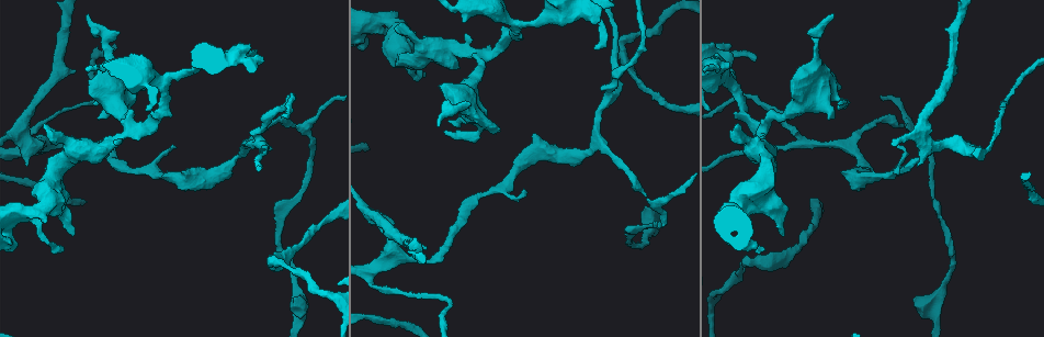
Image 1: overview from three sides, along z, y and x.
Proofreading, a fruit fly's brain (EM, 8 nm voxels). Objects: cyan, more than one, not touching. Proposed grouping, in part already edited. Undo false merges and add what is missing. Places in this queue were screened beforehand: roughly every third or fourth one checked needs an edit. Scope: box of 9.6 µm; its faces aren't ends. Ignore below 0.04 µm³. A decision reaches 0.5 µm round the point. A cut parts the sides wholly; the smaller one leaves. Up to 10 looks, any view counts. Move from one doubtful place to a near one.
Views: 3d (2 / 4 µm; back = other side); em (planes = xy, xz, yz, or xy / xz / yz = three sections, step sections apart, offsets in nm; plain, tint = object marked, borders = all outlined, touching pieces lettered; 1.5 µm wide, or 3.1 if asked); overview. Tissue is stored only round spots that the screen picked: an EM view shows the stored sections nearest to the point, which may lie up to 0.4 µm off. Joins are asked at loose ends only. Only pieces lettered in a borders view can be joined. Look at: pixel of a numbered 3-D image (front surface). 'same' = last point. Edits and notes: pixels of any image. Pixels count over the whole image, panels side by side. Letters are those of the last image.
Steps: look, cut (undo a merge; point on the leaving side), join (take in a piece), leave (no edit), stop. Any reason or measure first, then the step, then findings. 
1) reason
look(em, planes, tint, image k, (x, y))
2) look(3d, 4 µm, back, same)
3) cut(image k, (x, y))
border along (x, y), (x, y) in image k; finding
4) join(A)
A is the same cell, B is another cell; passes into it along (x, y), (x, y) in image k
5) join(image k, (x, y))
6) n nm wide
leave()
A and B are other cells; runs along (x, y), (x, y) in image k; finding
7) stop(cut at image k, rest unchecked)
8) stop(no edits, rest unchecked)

thick turns thin
look(em, xy, step 4, borders, image 1, (237, 50))

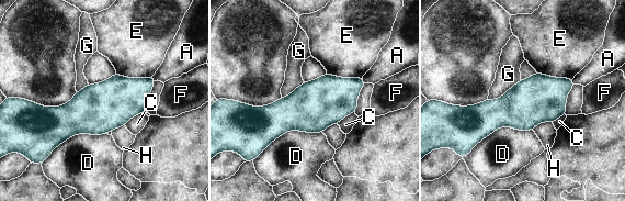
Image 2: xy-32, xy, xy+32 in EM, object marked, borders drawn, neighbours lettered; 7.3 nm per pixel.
leave()
A, C, D, E, F, G and H are other cells; border along (144, 112), (135, 114), (124, 125) in image 2; continuous, no second neuron

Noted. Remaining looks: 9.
free end
look(em, yz, step 8, borders, image 1, (738, 124))

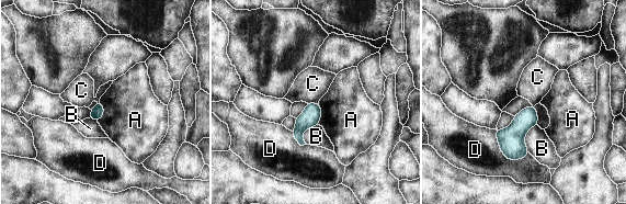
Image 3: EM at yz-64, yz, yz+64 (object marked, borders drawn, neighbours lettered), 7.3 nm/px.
leave()
A, B, C and D are other cells; border along (307, 102), (316, 102), (318, 104) in image 3; no lettered piece goes on from it

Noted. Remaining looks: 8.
branch stops here
look(em, xy, step 4, plain, image 1, (378, 210))

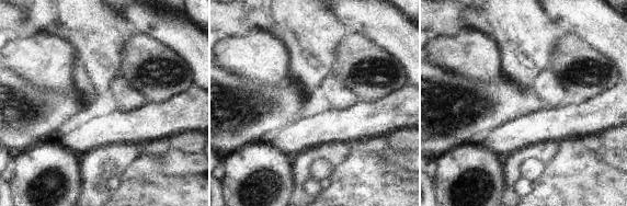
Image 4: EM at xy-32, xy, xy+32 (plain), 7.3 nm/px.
what lies round it
look(em, xy, step 4, borders, same)

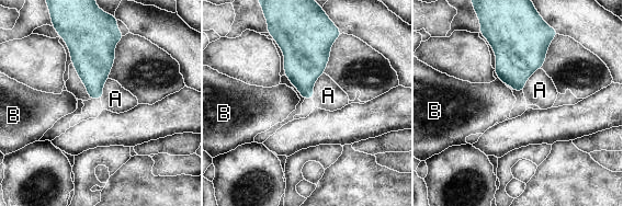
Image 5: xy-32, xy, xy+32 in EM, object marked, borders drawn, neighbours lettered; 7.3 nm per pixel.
leave()
A and B are other cells; border along (323, 72), (314, 84), (312, 99) in image 5; none of them fits

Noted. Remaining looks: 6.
look(em, planes, tint, image 1, (99, 118))

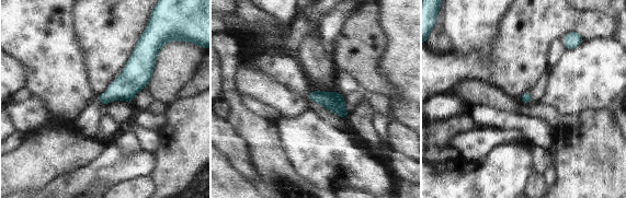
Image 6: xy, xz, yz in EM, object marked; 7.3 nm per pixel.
what lies round it
look(em, planes, borders, same)

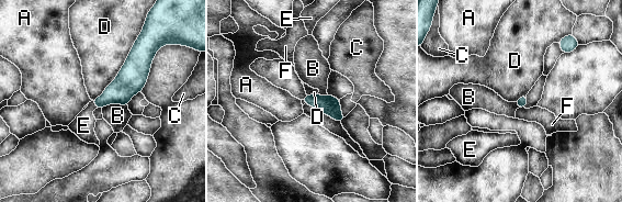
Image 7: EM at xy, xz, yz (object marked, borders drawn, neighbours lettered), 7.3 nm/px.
D touches over 600 nm
leave()
A, B, C, D, E and F are other cells; border along (139, 35), (117, 76), (92, 100) in image 7; none of them fits

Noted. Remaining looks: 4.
stop(no edits, rest unchecked)

